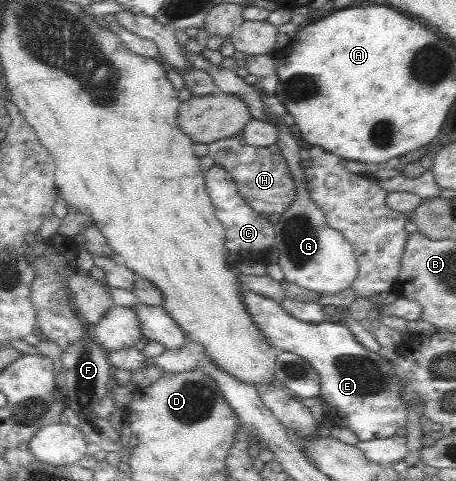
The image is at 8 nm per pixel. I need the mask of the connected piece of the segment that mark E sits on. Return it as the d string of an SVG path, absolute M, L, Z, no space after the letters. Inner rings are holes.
M243 291L242 295L247 312L254 318L255 324L262 331L267 342L279 352L292 352L300 356L317 372L321 382L320 397L325 401L325 417L332 424L352 430L359 442L365 443L376 439L393 438L393 436L397 436L397 430L404 432L408 415L413 410L416 410L416 414L420 417L425 414L423 413L423 399L415 395L404 374L400 374L397 366L394 366L391 360L387 360L381 353L370 352L359 343L357 337L349 331L348 326L345 326L345 322L339 324L339 320L329 320L328 318L322 323L301 322L298 318L293 318L287 314L278 301L265 298L251 291ZM405 390L412 392L414 398L409 401L403 399Z

